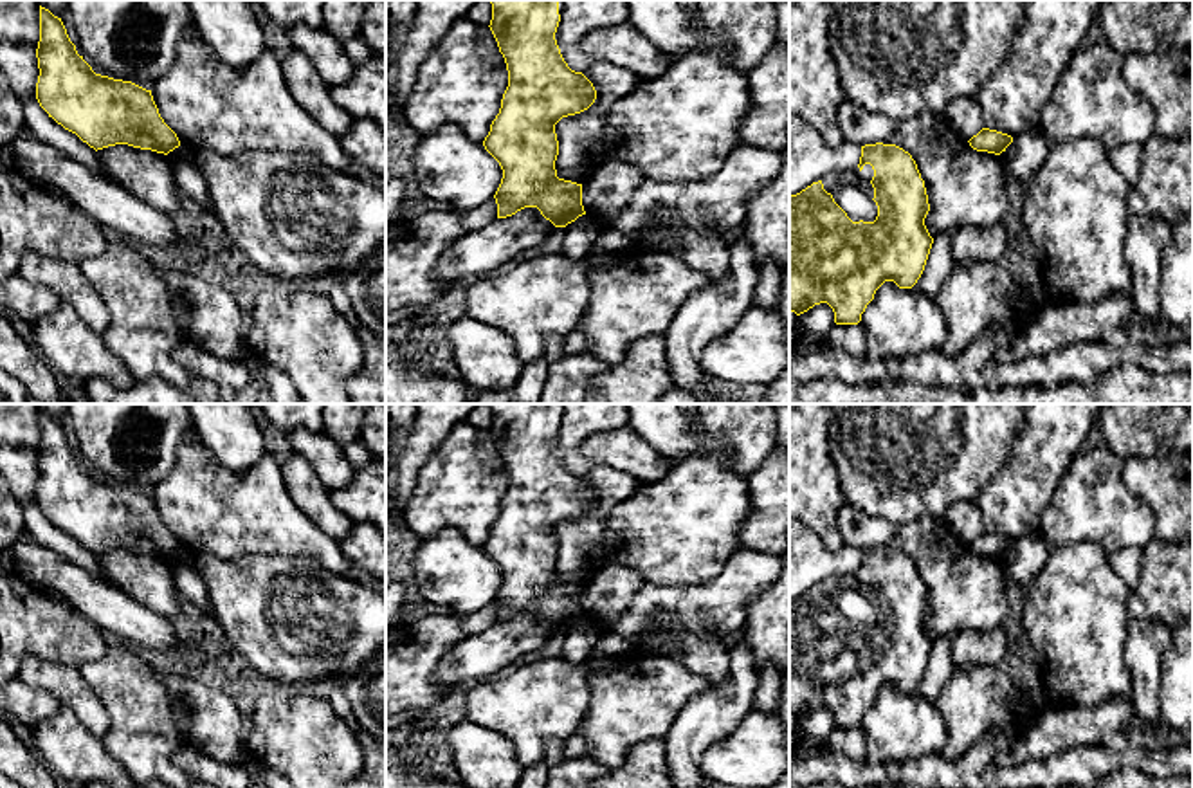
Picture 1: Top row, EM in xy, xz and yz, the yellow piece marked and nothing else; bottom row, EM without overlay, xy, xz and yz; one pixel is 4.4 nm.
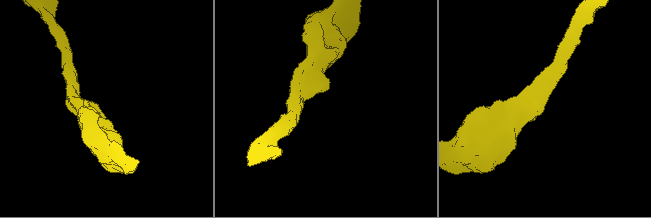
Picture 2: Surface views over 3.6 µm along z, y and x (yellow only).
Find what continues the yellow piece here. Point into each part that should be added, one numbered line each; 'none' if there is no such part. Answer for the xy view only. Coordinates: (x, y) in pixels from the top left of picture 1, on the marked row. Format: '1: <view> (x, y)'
none

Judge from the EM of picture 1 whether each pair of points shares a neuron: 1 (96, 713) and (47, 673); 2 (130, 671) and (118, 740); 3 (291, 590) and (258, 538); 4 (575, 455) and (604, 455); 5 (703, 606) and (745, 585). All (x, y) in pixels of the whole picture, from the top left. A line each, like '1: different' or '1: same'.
1: same
2: same
3: different
4: different
5: same

